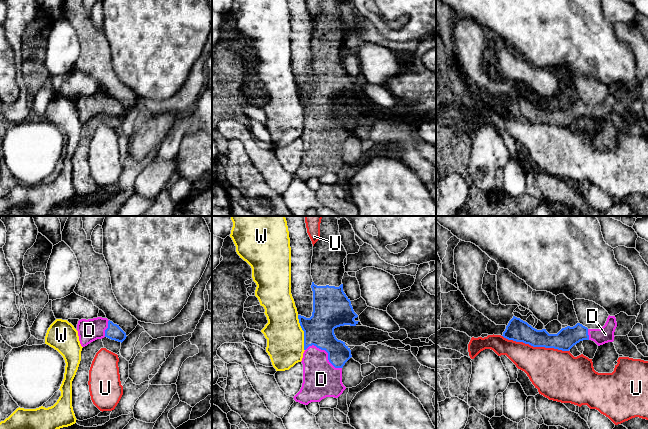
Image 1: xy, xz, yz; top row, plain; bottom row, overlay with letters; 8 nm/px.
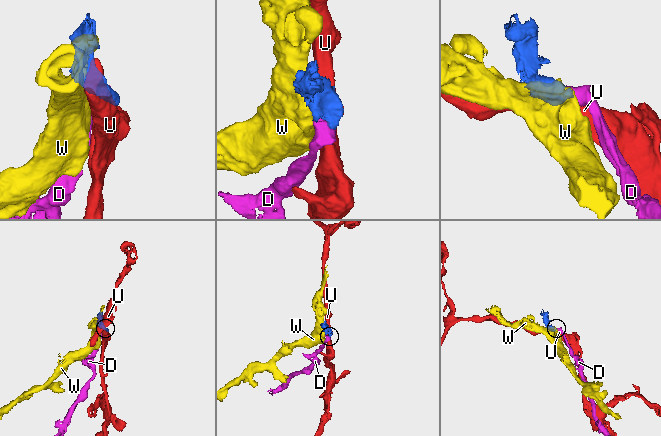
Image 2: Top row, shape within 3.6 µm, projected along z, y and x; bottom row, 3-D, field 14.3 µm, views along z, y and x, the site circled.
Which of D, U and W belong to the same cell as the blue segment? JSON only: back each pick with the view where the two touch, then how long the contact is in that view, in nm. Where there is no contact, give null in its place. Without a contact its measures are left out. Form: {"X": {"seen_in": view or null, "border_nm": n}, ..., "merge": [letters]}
{"D": {"seen_in": "xz", "border_nm": 340}, "merge": ["D"]}

